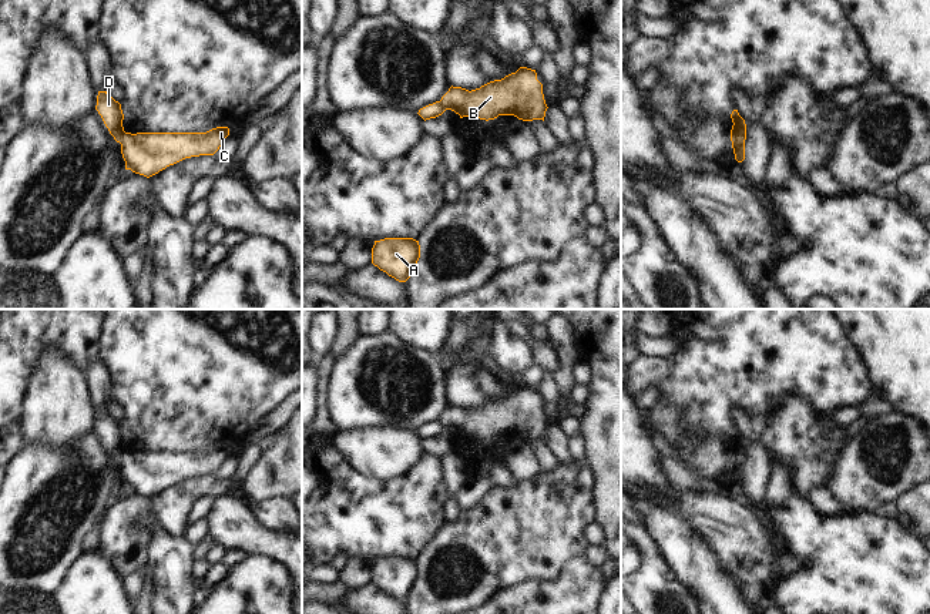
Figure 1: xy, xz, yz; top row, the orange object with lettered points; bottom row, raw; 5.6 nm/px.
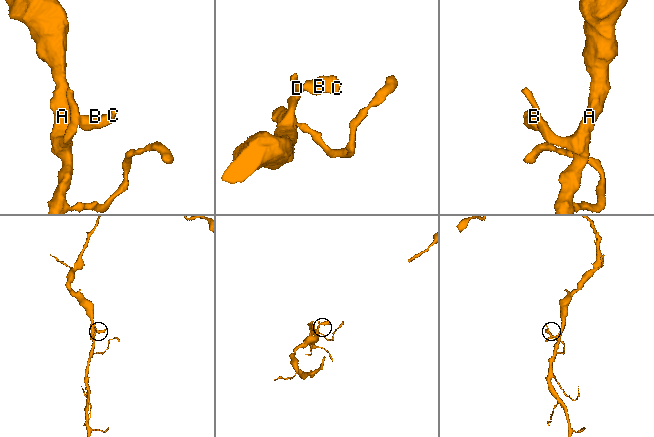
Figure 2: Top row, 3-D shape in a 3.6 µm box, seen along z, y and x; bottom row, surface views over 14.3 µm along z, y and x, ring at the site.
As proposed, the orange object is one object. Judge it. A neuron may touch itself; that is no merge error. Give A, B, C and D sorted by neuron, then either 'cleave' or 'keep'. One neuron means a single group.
A D / B C | cleave

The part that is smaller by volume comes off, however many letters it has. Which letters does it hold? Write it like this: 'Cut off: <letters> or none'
Cut off: B, C

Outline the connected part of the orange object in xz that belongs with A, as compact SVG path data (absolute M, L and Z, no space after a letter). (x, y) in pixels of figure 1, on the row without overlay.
M385 557L372 567L372 583L399 601L414 593L419 577L420 564L413 557Z

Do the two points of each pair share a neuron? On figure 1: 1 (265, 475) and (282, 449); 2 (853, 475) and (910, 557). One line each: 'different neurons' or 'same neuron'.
1: same neuron
2: different neurons

